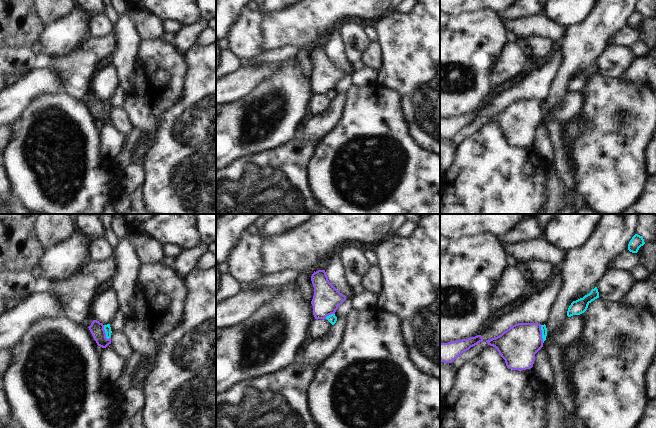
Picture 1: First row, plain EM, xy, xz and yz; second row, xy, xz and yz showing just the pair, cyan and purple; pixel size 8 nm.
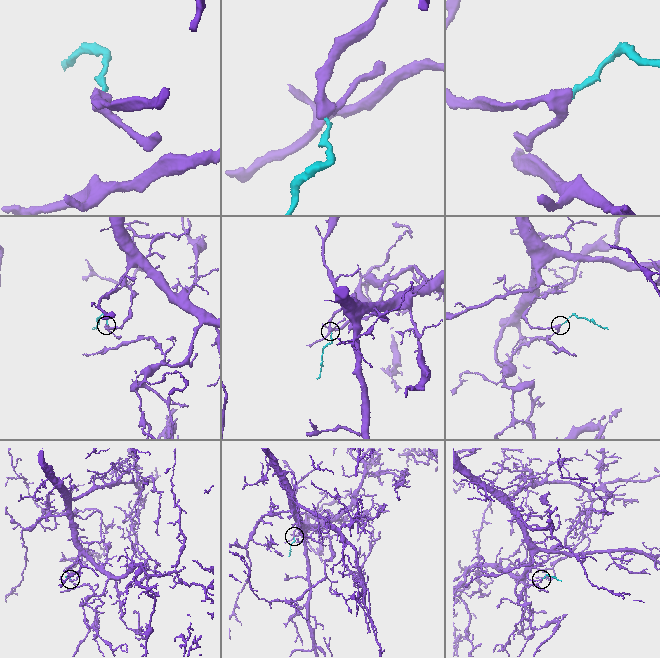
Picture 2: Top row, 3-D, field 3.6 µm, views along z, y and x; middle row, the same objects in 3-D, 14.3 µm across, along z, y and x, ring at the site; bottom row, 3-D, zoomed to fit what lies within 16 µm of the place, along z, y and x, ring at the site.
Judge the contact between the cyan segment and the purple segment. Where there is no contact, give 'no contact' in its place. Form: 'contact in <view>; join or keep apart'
contact in xy; keep apart

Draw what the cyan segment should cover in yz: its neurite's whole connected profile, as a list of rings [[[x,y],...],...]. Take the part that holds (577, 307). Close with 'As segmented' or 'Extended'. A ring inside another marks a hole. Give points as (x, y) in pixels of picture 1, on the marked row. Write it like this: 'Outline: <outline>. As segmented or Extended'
Outline: [[[595,287],[589,294],[571,303],[567,311],[567,316],[571,317],[584,313],[587,310],[588,305],[597,298],[599,298],[599,292],[597,287]]]. As segmented

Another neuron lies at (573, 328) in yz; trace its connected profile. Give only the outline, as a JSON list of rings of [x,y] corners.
[[[586,314],[573,315],[563,324],[563,328],[557,335],[557,341],[566,348],[578,342],[582,337],[587,324]]]

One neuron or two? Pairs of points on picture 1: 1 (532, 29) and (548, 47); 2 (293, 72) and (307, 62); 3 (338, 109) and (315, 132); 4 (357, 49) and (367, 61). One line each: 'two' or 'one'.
1: two
2: two
3: one
4: two

